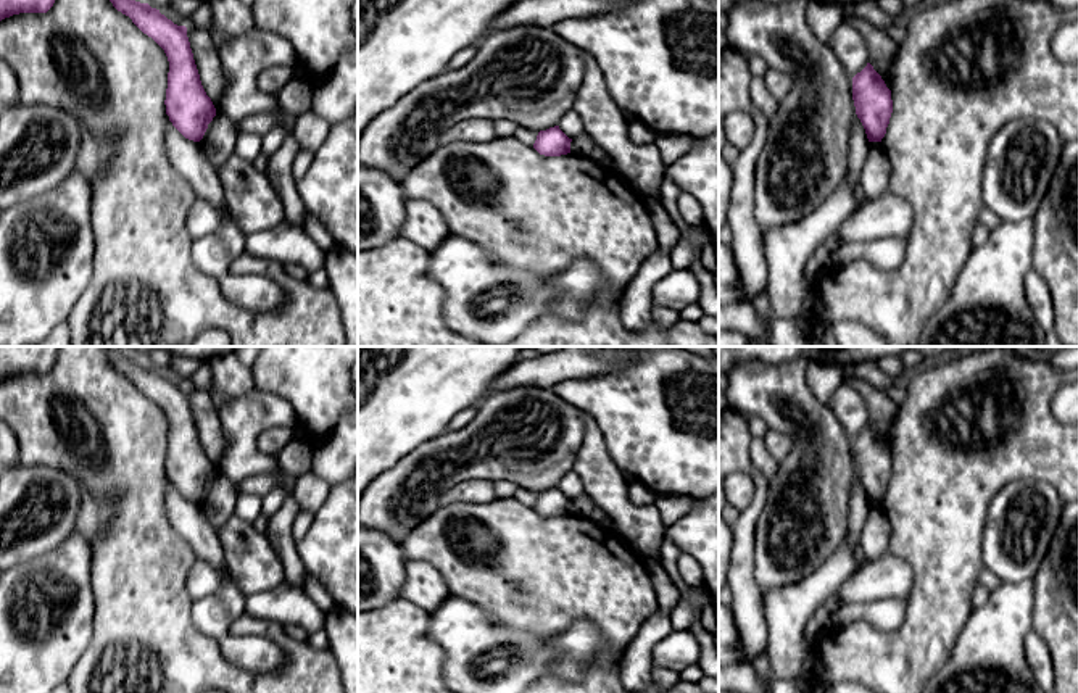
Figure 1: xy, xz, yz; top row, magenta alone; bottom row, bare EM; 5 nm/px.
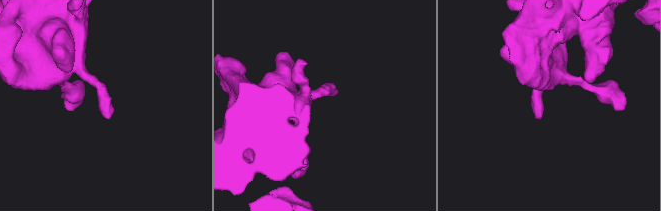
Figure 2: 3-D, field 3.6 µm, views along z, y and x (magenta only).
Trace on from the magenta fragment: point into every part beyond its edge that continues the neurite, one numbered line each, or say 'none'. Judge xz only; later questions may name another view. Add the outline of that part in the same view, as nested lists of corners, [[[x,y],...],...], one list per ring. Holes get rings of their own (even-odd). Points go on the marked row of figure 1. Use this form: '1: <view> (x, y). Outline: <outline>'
none

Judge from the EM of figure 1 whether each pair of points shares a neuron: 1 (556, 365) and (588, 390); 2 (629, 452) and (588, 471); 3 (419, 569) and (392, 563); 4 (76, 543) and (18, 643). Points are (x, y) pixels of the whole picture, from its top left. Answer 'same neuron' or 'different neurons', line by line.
1: different neurons
2: different neurons
3: different neurons
4: same neuron

